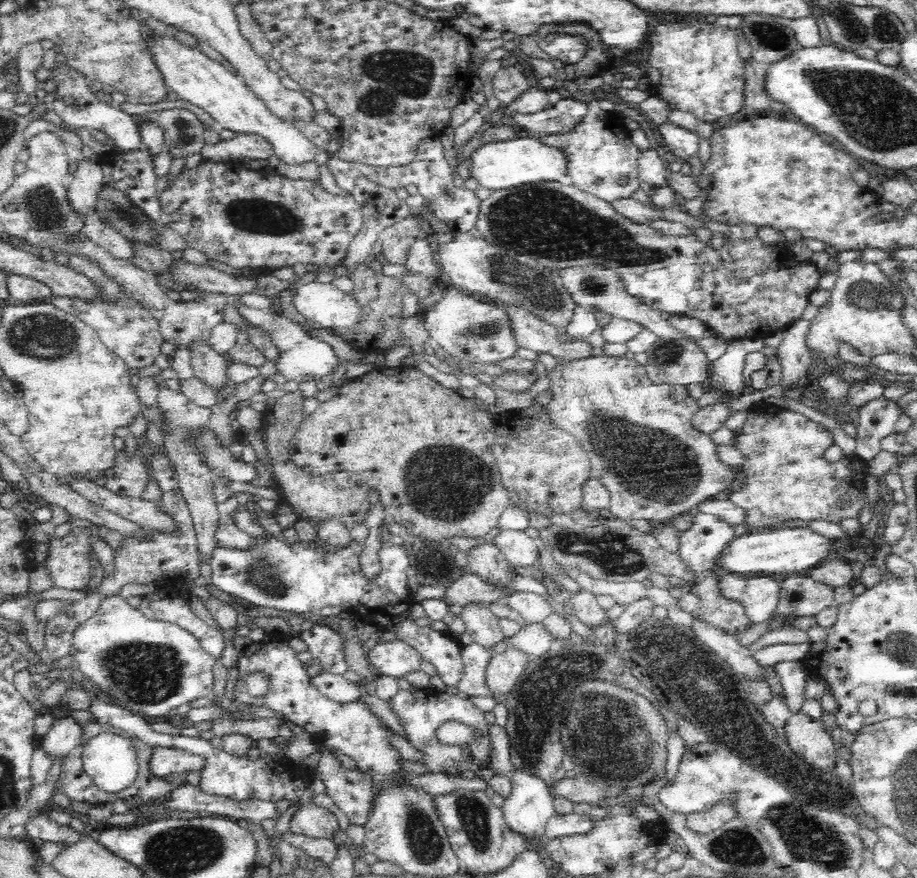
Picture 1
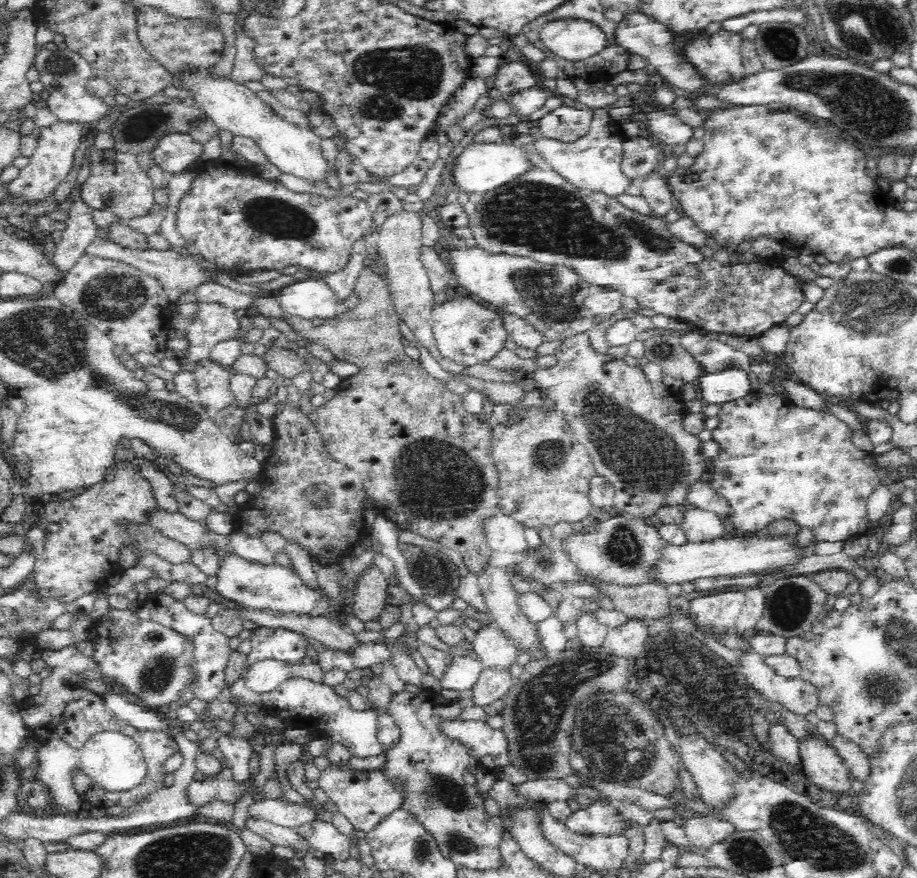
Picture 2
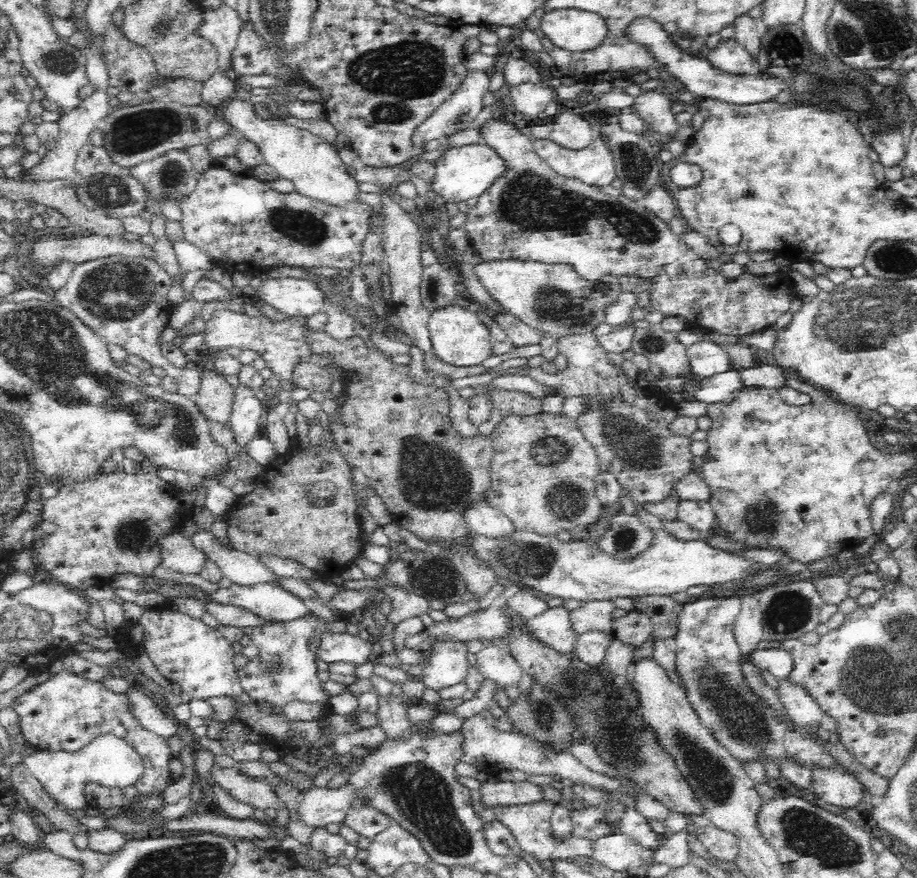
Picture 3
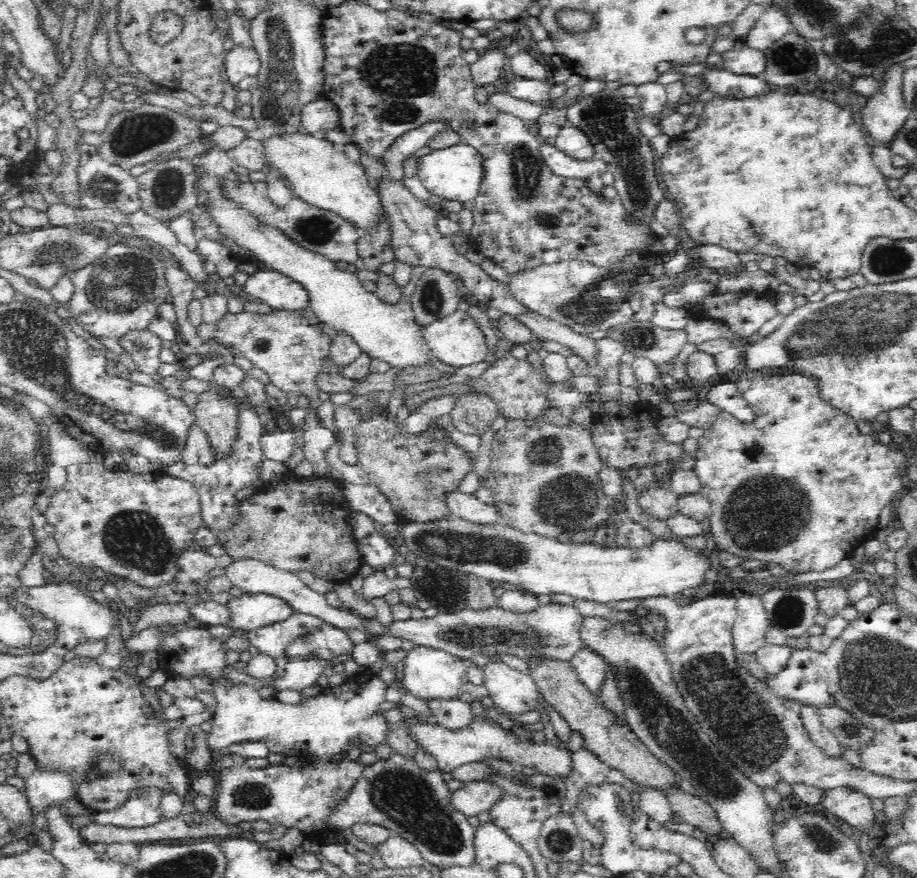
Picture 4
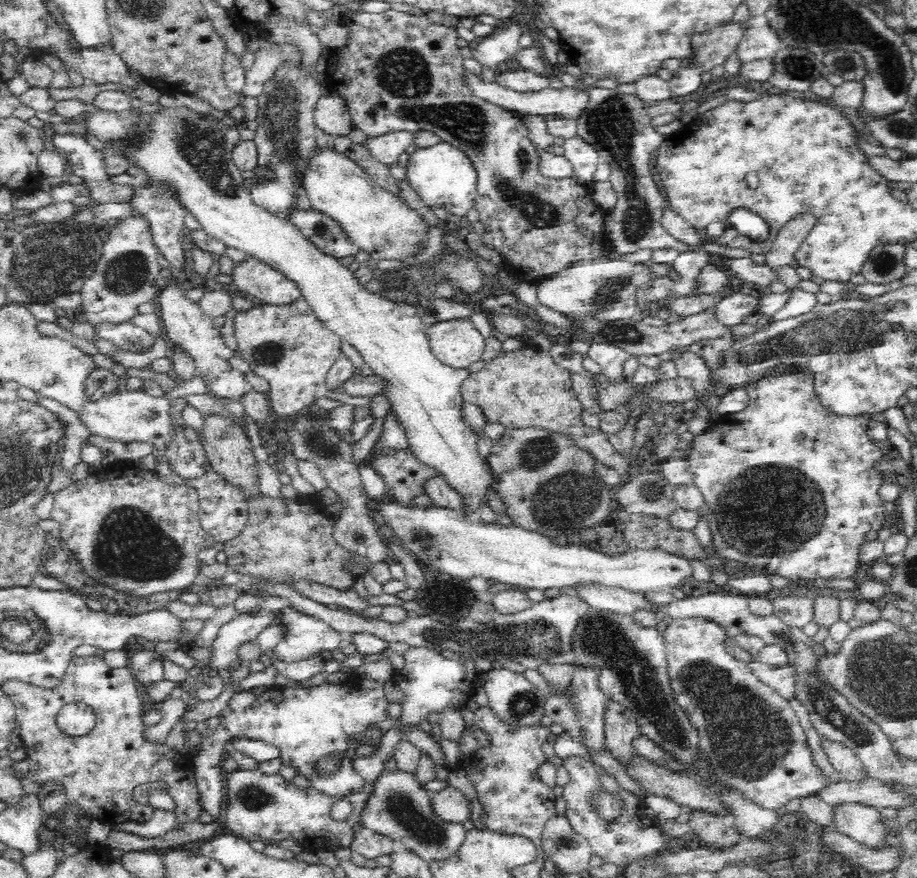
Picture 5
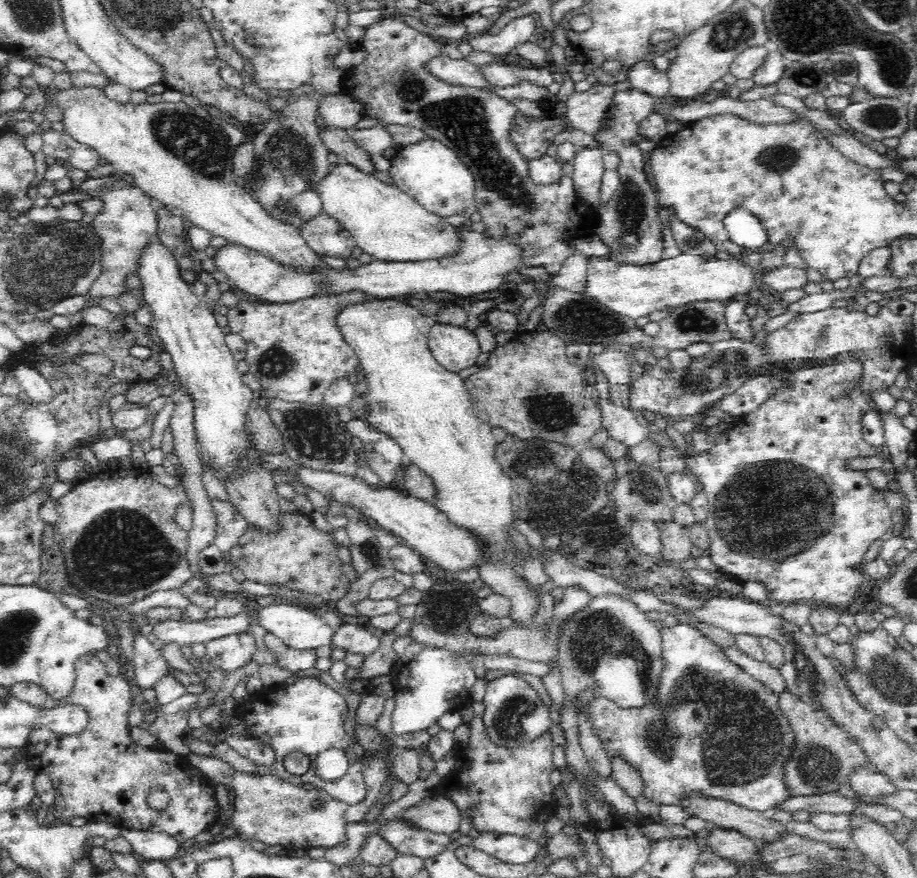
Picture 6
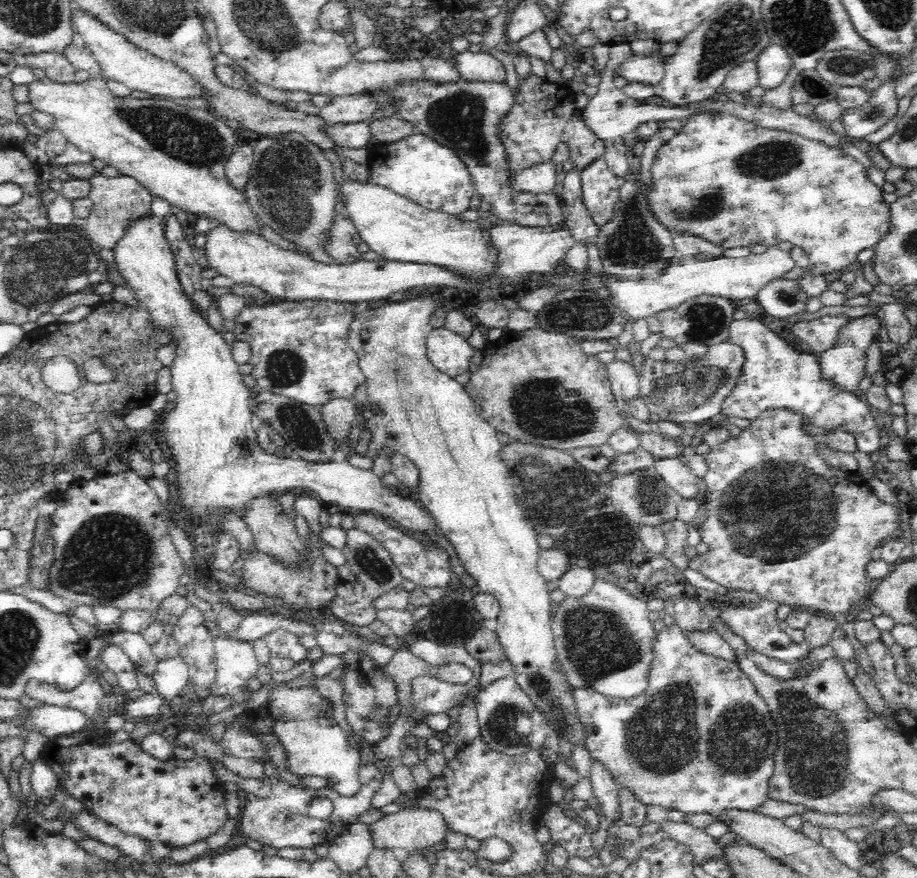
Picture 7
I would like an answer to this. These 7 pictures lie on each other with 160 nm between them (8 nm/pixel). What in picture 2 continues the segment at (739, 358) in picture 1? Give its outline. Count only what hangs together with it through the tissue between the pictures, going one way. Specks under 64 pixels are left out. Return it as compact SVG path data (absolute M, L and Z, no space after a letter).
M730 367L704 373L695 384L700 388L704 402L723 406L753 392L748 377L747 369Z

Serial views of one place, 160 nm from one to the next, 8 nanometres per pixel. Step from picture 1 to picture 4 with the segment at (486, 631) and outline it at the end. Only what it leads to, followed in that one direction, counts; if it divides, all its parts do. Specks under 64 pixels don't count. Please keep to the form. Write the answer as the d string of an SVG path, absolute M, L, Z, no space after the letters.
M499 657L484 664L483 676L488 696L507 714L521 714L540 707L542 697L528 672L510 668Z

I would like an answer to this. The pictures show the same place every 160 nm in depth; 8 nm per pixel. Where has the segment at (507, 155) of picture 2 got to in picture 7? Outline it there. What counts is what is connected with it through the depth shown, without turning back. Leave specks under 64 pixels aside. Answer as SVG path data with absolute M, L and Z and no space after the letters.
M417 132L392 144L376 142L368 150L368 181L371 183L388 187L420 206L441 213L460 215L471 208L475 185L471 181L470 171L451 148Z

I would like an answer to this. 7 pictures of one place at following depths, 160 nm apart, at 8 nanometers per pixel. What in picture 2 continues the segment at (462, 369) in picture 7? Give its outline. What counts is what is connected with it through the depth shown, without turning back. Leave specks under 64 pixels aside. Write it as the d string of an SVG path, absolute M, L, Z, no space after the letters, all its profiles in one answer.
M451 298L434 305L431 312L432 330L440 355L452 362L470 366L488 364L494 356L504 349L506 334L503 313L495 308L487 308L473 299Z

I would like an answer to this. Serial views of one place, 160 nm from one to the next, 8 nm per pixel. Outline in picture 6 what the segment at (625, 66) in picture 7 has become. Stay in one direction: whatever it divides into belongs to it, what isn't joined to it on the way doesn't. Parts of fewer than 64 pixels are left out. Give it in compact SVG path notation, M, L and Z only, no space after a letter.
M638 62L629 69L628 80L634 88L652 98L669 96L669 77L664 71L656 69L652 62Z

